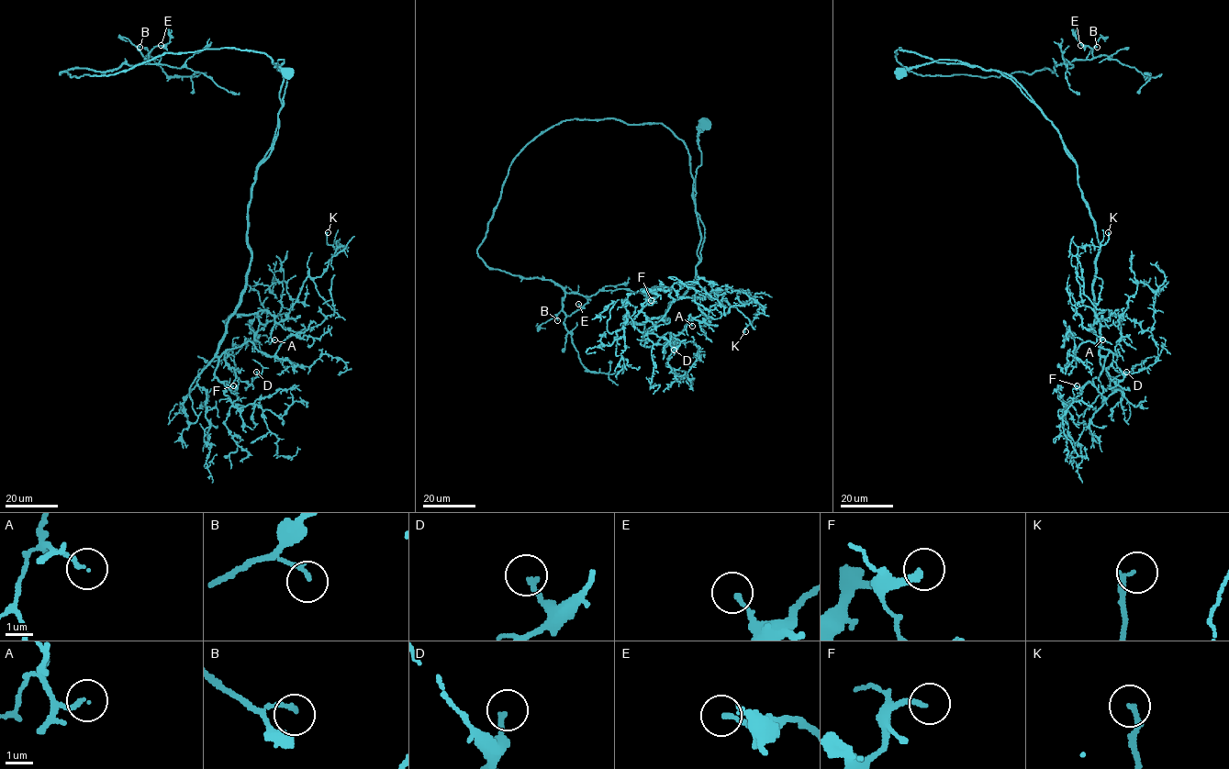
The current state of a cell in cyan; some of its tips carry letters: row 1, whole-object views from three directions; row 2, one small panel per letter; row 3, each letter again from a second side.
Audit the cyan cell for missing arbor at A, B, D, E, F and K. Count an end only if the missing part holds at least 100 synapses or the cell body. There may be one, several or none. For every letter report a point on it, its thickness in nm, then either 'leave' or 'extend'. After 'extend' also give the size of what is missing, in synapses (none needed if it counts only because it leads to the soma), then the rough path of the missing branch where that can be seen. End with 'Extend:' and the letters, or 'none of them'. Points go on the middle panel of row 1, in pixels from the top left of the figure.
A: place (692, 326); calibre 140 nm; leave
B: place (557, 320); calibre 150 nm; leave
D: place (674, 350); calibre 160 nm; leave
E: place (578, 304); calibre 160 nm; leave
F: place (651, 300); calibre 180 nm; extend; 170 synapses; course (651, 300), (664, 307), (675, 309), (690, 304), (714, 306), (735, 320), (751, 322)
K: place (745, 331); calibre 150 nm; leave
Extend: F

